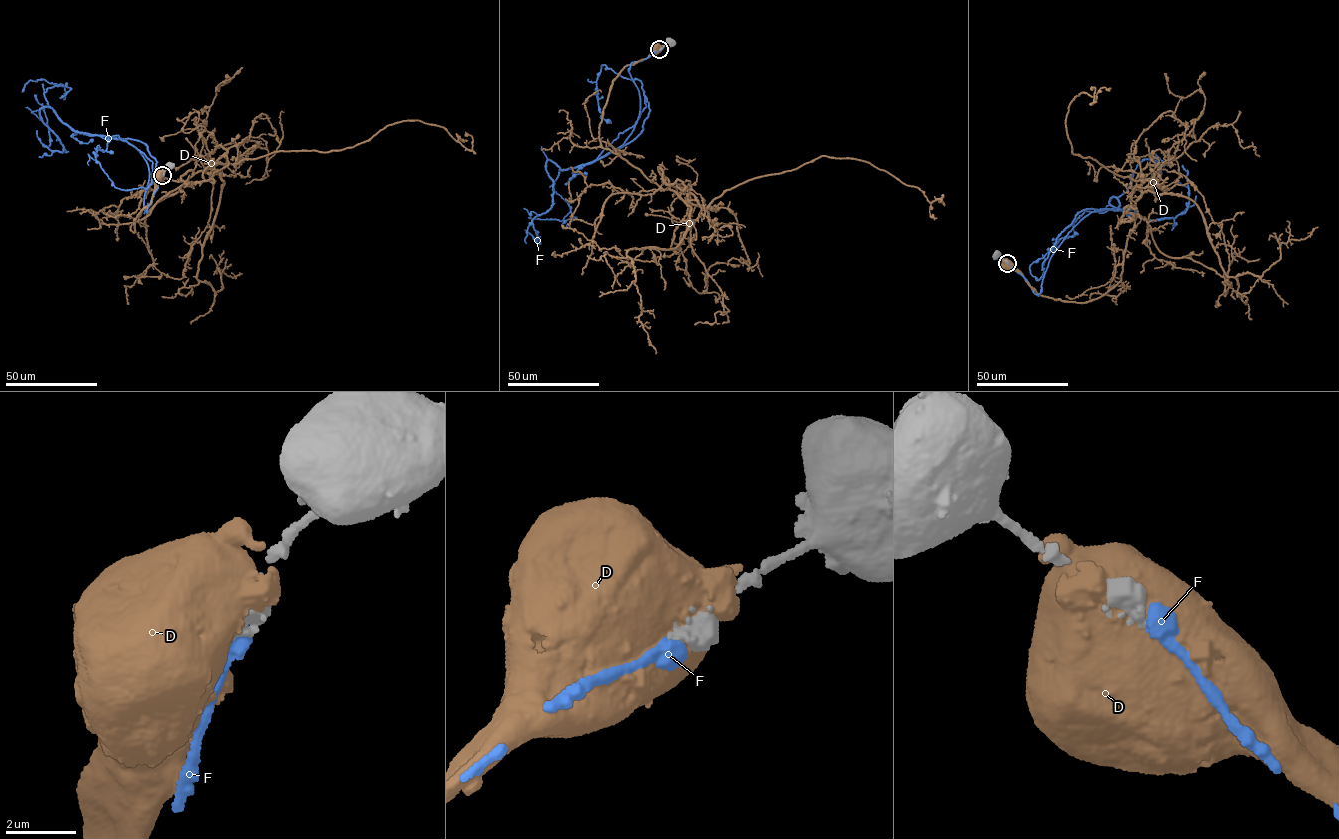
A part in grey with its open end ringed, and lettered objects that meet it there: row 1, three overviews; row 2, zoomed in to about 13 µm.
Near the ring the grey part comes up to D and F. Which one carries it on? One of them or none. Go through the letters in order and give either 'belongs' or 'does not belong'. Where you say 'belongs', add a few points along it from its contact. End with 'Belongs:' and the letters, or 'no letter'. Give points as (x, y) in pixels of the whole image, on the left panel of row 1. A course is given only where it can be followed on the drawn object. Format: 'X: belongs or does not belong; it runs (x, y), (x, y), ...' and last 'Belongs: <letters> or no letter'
D: does not belong
F: belongs; it runs (163, 175), (147, 212), (140, 152), (73, 131), (45, 107), (43, 121), (66, 152), (52, 151), (34, 95)
Belongs: F

